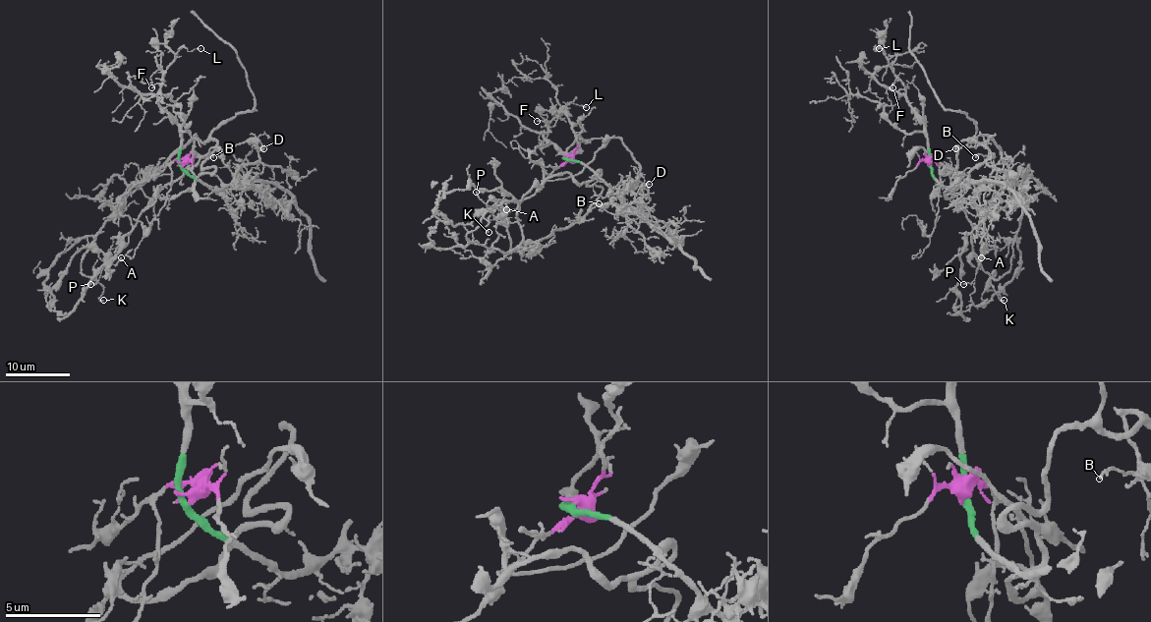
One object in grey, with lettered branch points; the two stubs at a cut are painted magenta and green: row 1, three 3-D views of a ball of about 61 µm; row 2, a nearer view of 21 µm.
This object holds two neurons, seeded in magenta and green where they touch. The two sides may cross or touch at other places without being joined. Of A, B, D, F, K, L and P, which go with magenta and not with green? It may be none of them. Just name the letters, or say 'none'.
A, B, K, P

